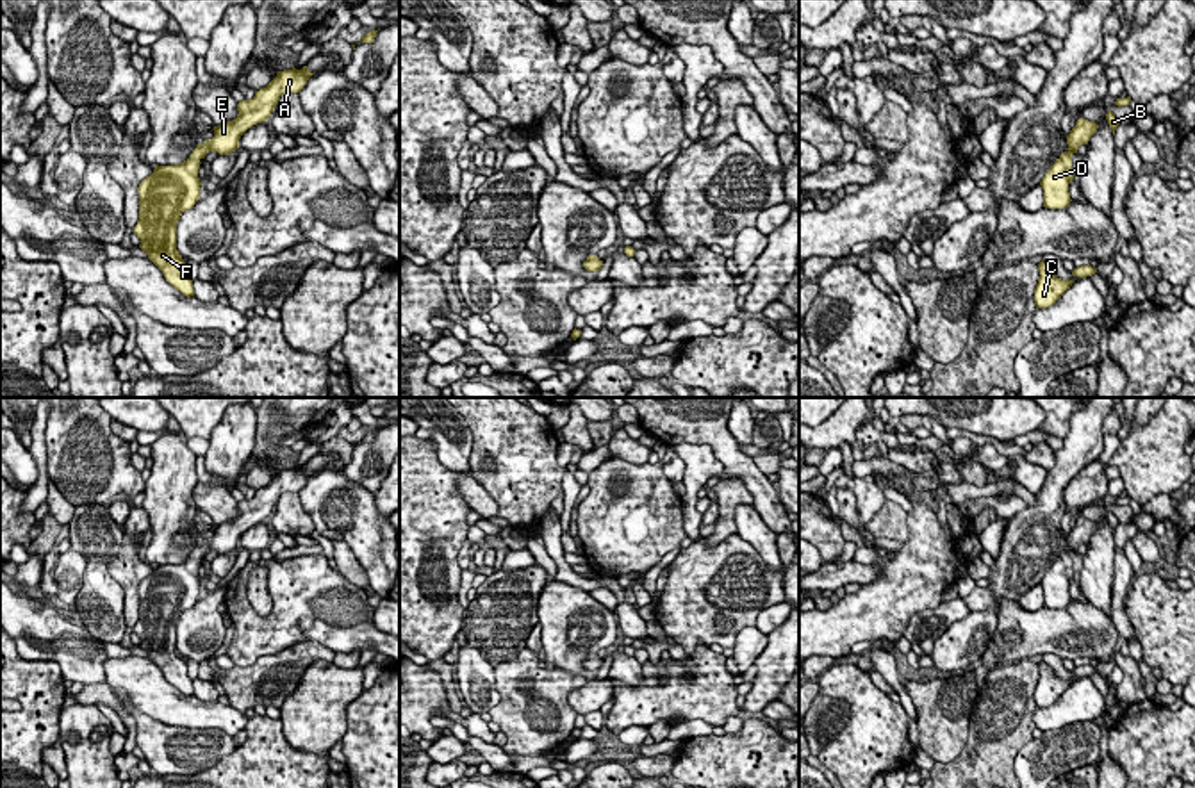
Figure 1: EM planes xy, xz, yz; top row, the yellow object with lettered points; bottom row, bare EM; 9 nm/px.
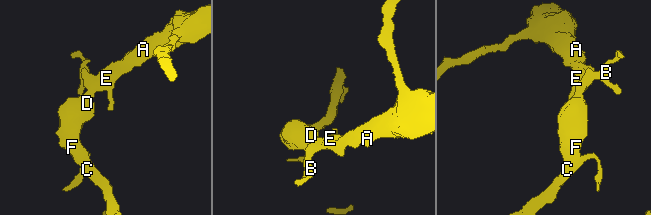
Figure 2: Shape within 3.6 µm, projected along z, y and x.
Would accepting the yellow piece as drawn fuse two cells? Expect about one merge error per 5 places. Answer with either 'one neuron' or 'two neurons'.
one neuron

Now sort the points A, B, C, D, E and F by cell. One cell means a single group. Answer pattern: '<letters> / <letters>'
A B C D E F

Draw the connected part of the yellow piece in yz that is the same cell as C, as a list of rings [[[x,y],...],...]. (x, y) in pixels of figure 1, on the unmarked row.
[[[1043,660],[1038,663],[1040,677],[1034,688],[1034,704],[1038,708],[1047,708],[1054,704],[1067,688],[1074,683],[1074,679],[1061,679],[1054,674],[1052,667]]]

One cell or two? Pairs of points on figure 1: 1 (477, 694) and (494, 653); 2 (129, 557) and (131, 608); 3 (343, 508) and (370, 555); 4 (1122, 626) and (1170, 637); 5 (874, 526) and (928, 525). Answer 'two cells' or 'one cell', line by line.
1: two cells
2: one cell
3: one cell
4: two cells
5: two cells

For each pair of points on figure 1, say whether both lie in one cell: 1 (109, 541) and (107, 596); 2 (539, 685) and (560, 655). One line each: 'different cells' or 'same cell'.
1: same cell
2: different cells

